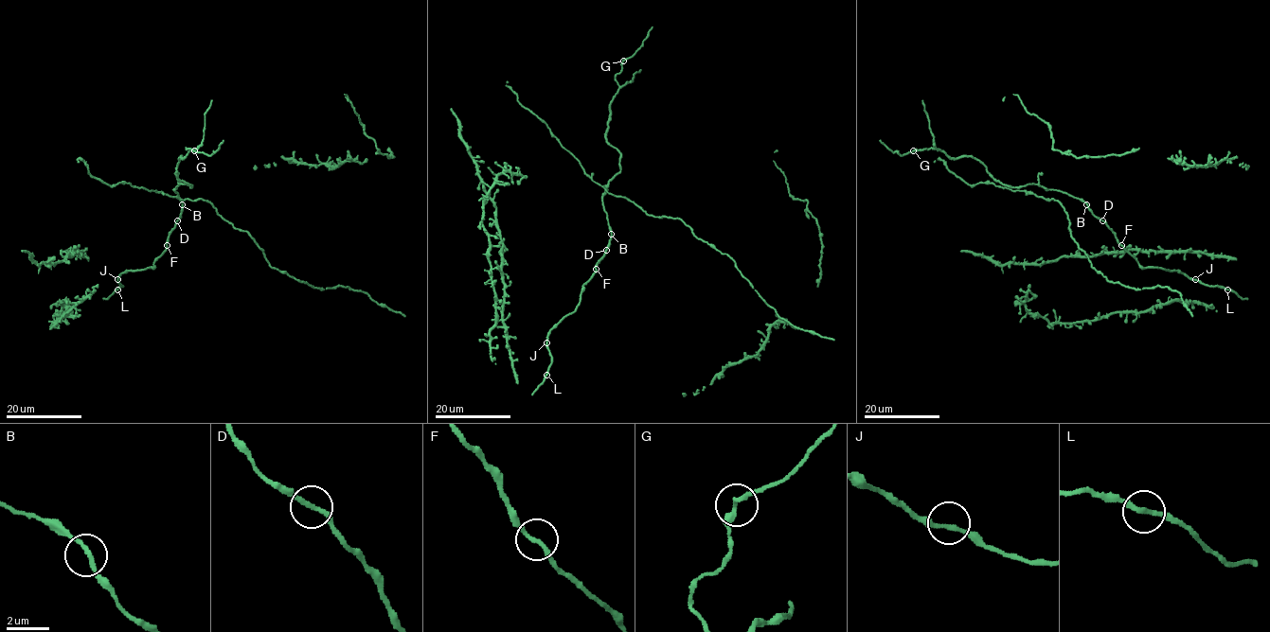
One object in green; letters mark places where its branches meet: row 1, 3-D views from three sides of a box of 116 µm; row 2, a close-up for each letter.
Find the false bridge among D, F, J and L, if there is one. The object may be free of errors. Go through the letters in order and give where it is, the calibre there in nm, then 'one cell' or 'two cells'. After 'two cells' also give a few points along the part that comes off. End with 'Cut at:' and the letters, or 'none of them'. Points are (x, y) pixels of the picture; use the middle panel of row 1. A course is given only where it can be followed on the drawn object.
D: (606, 250) | 240 nm | one cell
F: (596, 269) | 200 nm | one cell
J: (546, 342) | 220 nm | one cell
L: (546, 375) | 240 nm | one cell
Cut at: none of them

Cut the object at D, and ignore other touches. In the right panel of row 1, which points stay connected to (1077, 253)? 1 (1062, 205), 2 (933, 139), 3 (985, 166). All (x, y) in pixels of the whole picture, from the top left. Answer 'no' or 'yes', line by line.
1: yes
2: no
3: no

